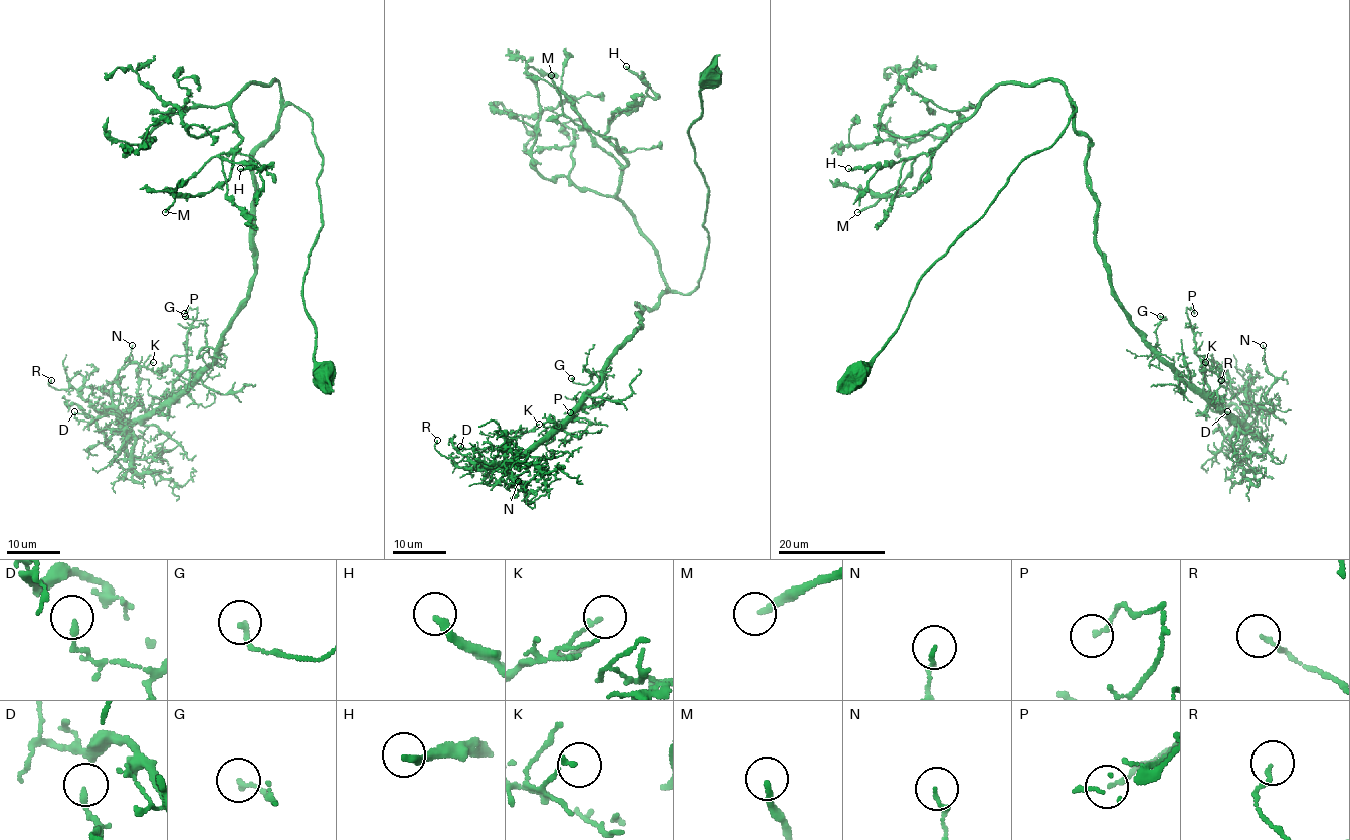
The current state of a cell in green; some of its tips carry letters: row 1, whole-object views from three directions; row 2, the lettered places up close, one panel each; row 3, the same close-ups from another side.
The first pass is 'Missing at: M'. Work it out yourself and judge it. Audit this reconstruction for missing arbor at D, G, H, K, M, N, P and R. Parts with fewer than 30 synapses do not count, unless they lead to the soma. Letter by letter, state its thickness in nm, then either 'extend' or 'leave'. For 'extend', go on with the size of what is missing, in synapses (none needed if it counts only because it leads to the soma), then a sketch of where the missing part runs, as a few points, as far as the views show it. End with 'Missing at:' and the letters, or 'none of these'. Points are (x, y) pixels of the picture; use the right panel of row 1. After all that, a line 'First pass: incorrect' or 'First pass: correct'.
D: calibre 130 nm; leave
G: calibre 170 nm; leave
H: calibre 240 nm; leave
K: calibre 130 nm; leave
M: calibre 220 nm; extend; 45 synapses; course (857, 212), (850, 216), (834, 214)
N: calibre 160 nm; leave
P: calibre 150 nm; leave
R: calibre 130 nm; leave
Missing at: M
First pass: correct

